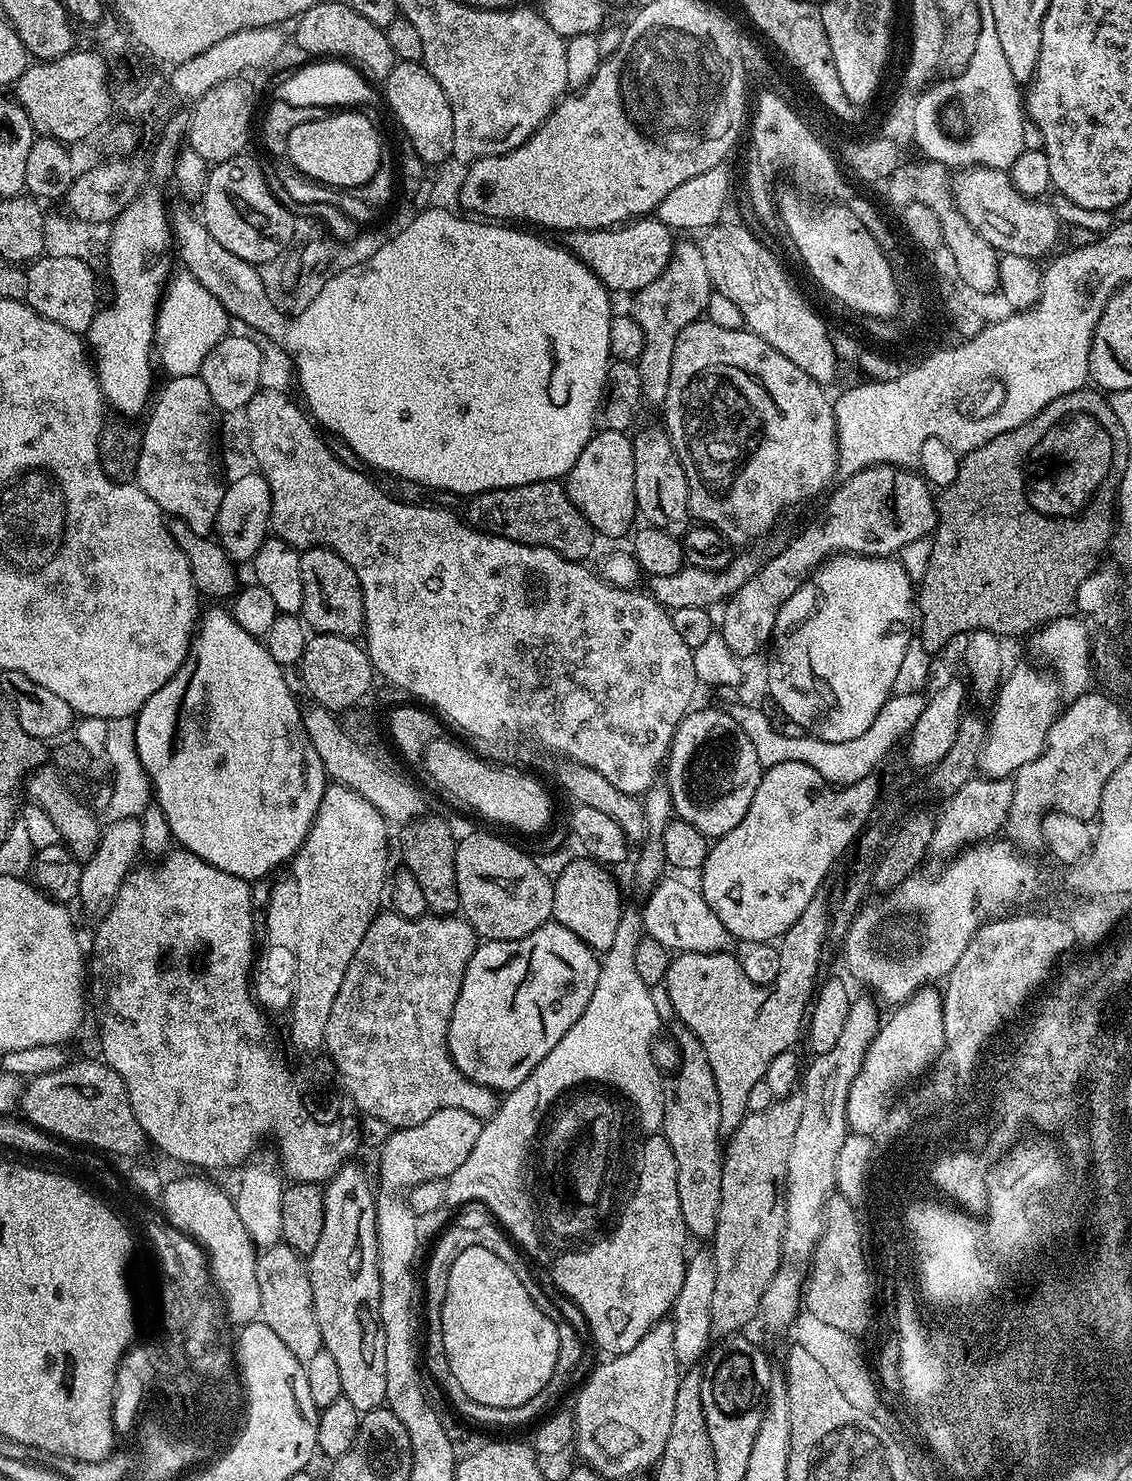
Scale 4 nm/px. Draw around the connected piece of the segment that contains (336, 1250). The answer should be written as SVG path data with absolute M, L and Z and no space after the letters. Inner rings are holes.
M349 1162L344 1167L339 1168L333 1174L332 1179L323 1185L324 1193L324 1221L322 1222L321 1237L307 1261L308 1277L312 1283L312 1293L314 1294L314 1310L318 1318L318 1330L322 1330L322 1342L324 1343L323 1351L329 1352L334 1363L338 1365L342 1377L342 1390L344 1397L350 1402L354 1402L354 1406L360 1413L372 1412L381 1407L386 1401L386 1346L384 1345L384 1328L380 1325L380 1255L378 1254L378 1242L376 1241L376 1201L374 1199L374 1188L368 1185L368 1176L362 1172L356 1162Z

